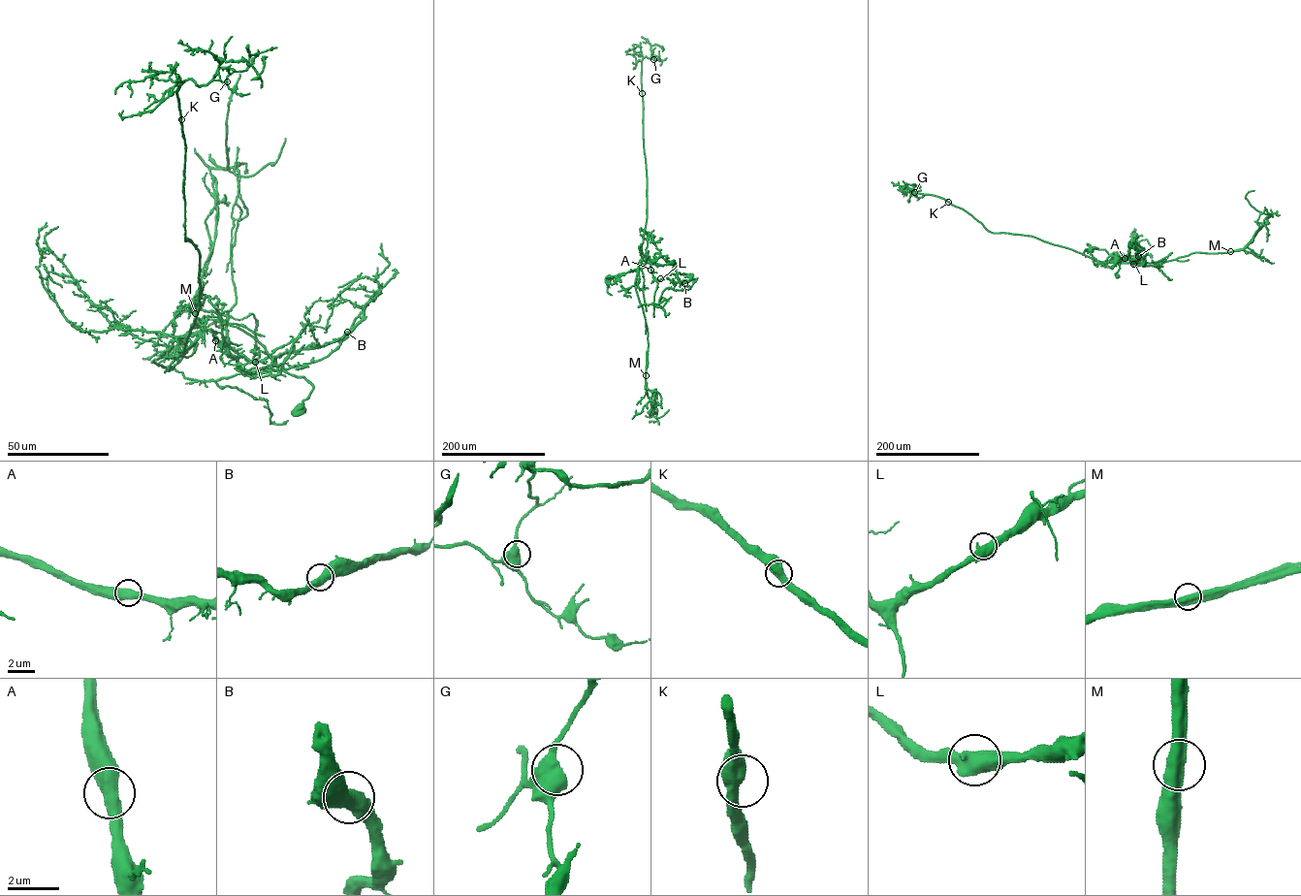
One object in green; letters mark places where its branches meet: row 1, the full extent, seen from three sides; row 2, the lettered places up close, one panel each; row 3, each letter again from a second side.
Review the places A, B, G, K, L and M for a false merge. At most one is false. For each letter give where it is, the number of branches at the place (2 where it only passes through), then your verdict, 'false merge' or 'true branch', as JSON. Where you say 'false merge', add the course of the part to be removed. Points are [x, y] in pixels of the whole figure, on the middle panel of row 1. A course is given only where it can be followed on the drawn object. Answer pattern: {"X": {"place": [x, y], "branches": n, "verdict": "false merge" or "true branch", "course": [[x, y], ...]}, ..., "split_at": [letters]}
{"A": {"place": [650, 270], "branches": 2, "verdict": "true branch"}, "B": {"place": [684, 283], "branches": 2, "verdict": "true branch"}, "G": {"place": [653, 59], "branches": 2, "verdict": "true branch"}, "K": {"place": [642, 93], "branches": 2, "verdict": "true branch"}, "L": {"place": [660, 278], "branches": 2, "verdict": "true branch"}, "M": {"place": [646, 375], "branches": 2, "verdict": "false merge", "course": [[646, 375], [645, 388], [651, 406], [650, 417], [653, 414], [654, 391], [656, 399]]}, "split_at": ["M"]}

